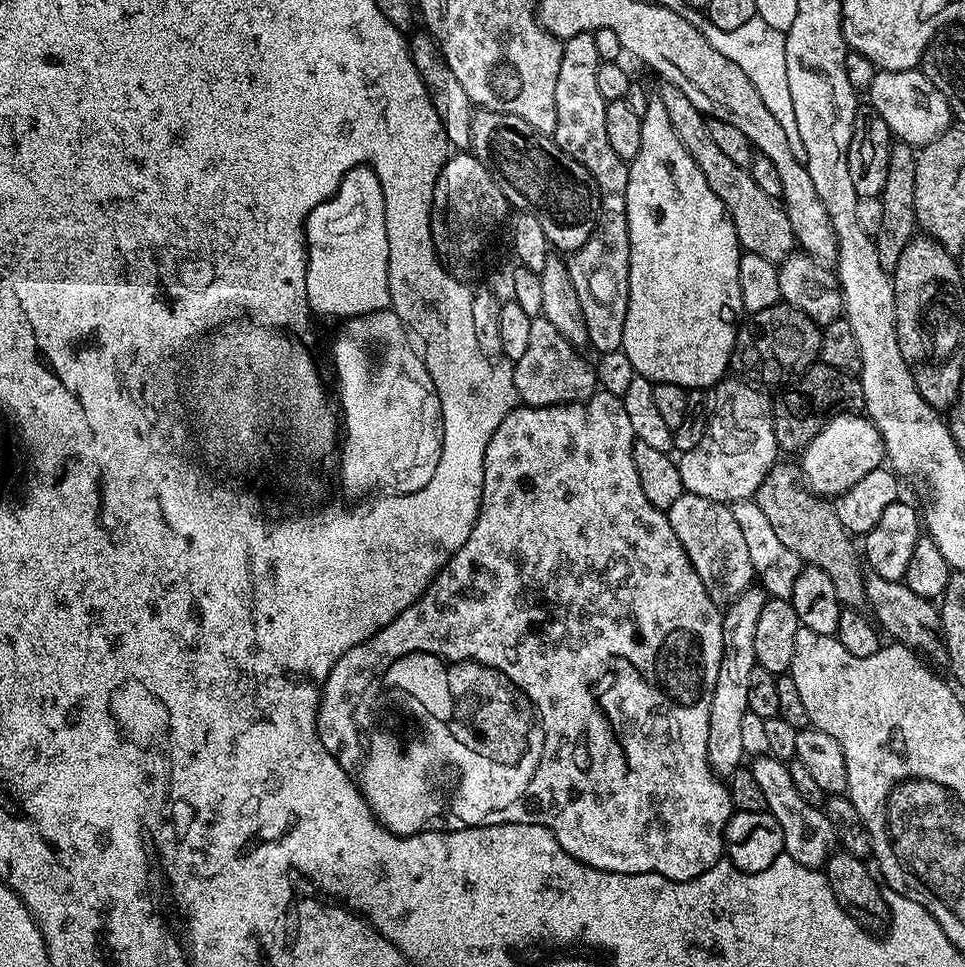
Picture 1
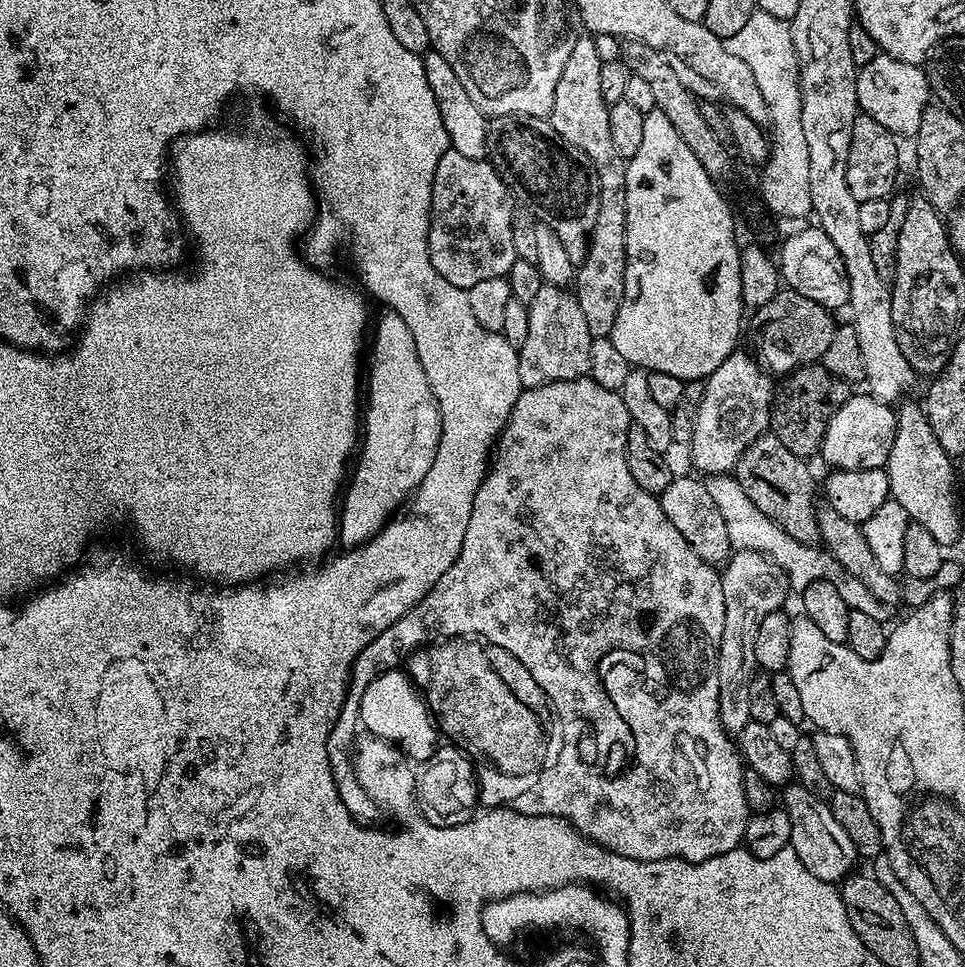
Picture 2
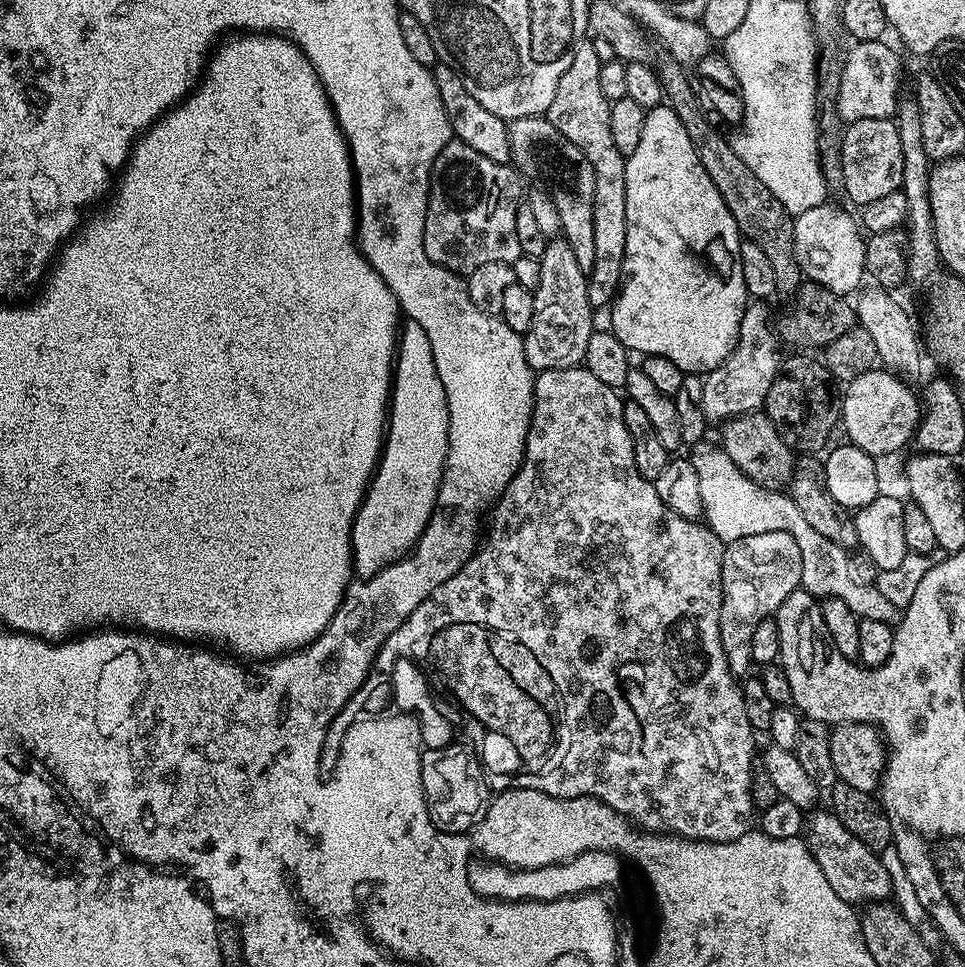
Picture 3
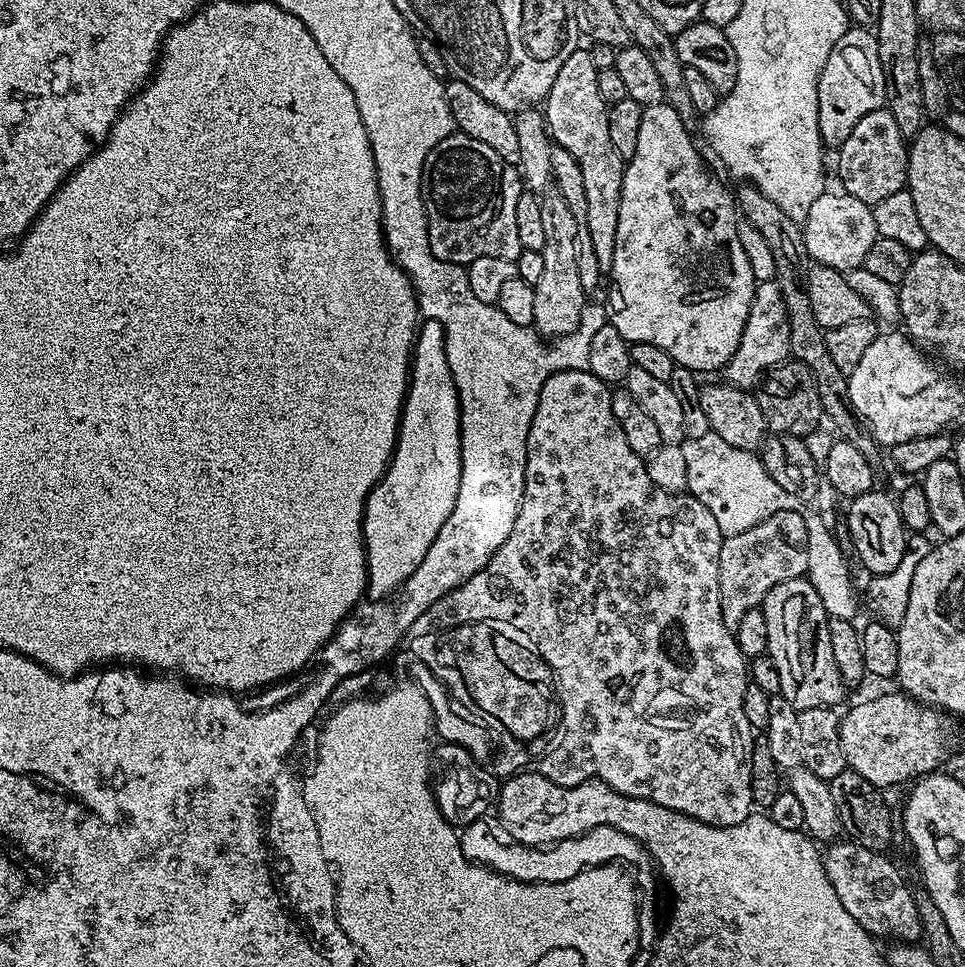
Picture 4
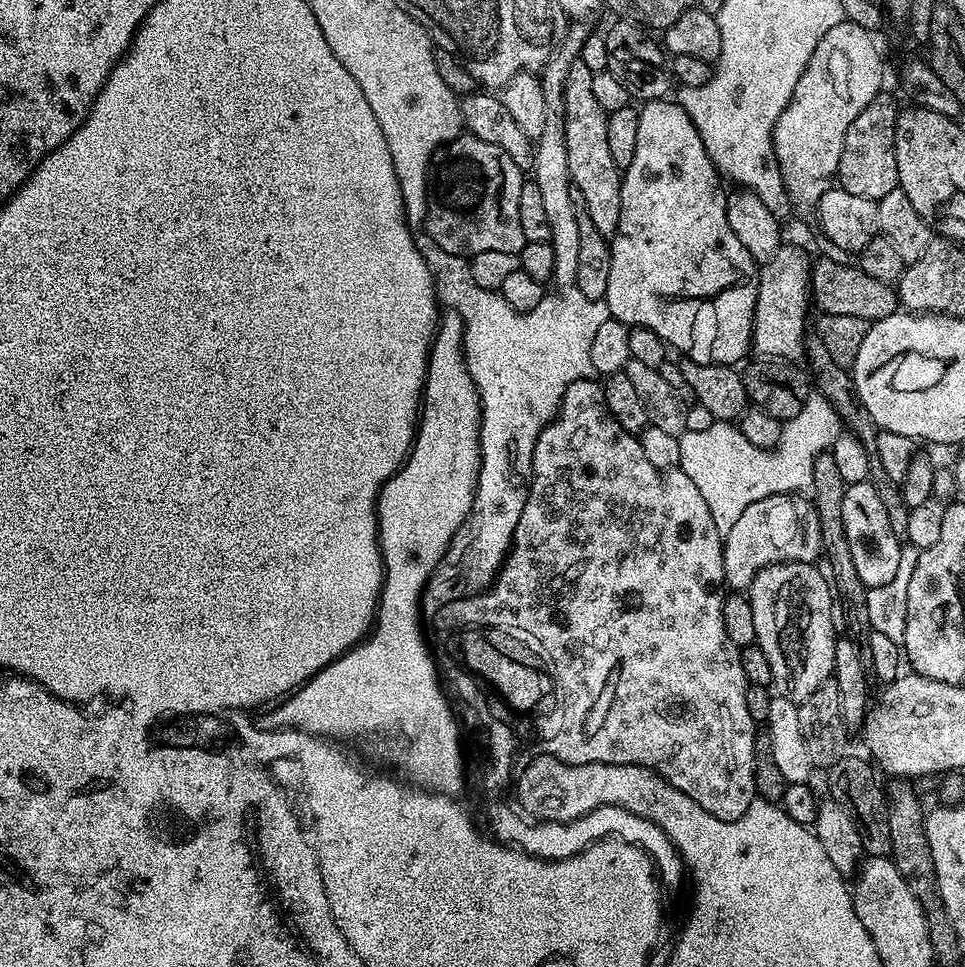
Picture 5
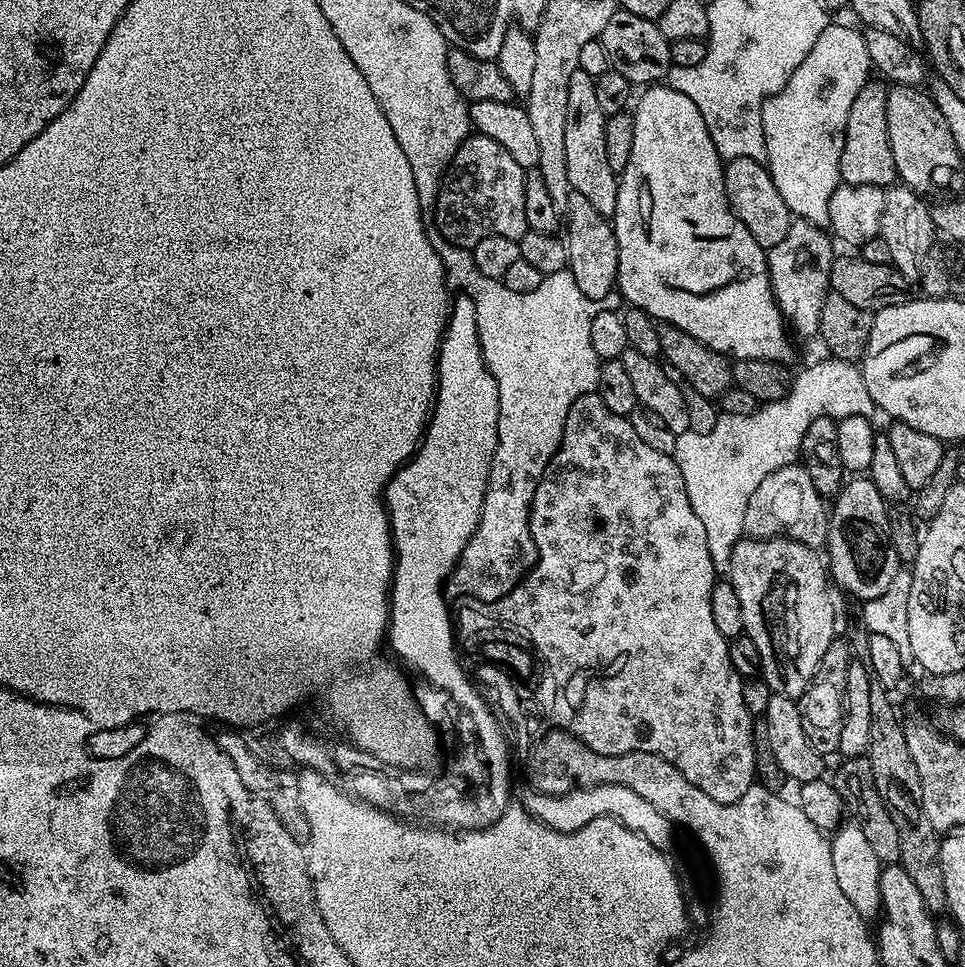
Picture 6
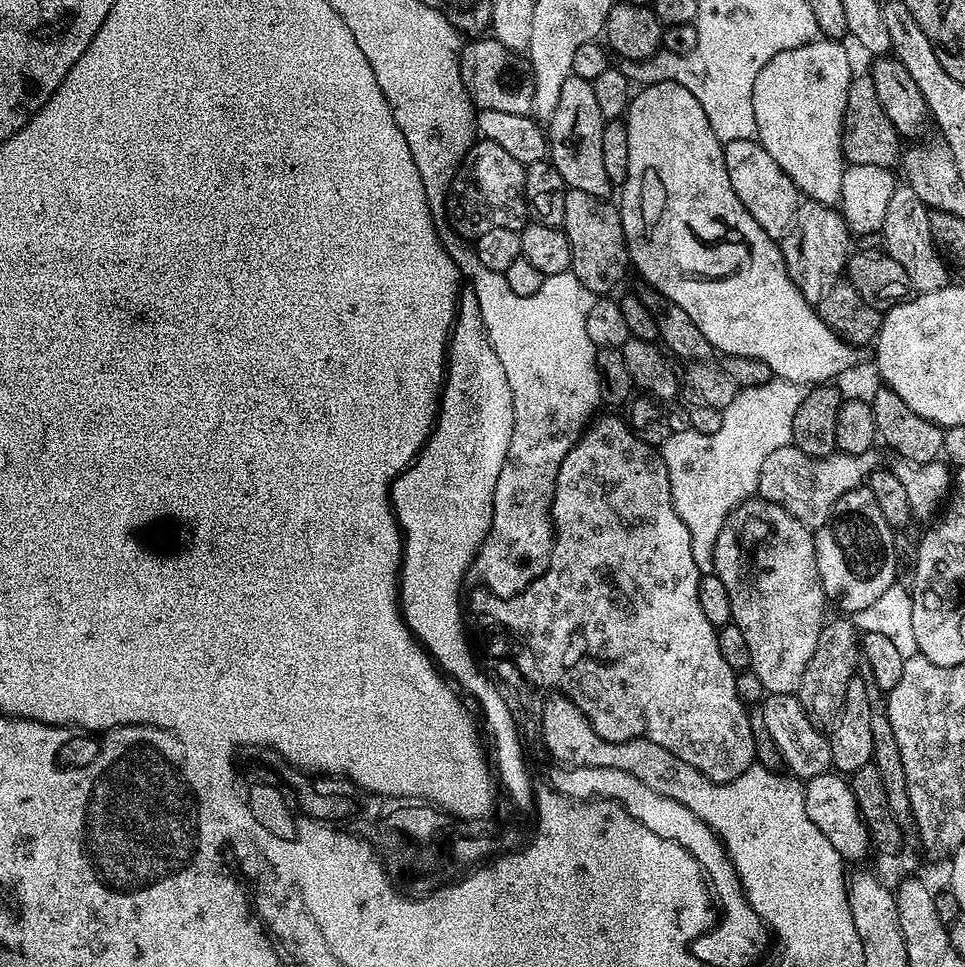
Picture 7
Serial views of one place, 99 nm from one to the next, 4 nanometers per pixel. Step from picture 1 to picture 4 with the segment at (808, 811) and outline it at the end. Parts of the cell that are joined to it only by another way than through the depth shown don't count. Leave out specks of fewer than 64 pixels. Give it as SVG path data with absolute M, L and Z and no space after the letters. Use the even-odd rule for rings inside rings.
M848 838L837 839L829 843L827 848L823 857L824 869L830 878L830 886L834 886L834 894L838 894L838 902L846 906L846 914L850 914L850 918L854 918L858 926L865 928L874 938L896 936L892 938L899 938L904 942L916 942L921 939L922 931L913 893L904 881L903 874L887 860L889 857L885 853L866 850L866 846L857 844Z

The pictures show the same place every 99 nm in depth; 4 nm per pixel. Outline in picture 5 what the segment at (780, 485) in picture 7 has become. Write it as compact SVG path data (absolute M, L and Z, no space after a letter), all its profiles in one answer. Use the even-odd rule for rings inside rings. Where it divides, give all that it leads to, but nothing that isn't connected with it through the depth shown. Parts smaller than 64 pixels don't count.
M804 494L767 496L758 502L750 502L750 506L742 510L742 518L738 518L738 522L723 533L722 543L724 583L732 590L746 590L754 582L757 572L767 564L785 564L791 560L803 564L819 561L822 556L822 530L816 505Z

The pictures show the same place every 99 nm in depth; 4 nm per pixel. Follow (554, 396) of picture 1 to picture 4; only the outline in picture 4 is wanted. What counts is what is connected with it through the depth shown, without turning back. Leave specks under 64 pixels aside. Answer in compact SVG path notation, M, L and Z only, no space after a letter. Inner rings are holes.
M555 190L543 193L542 227L546 233L546 246L542 254L542 278L538 278L534 294L534 328L541 337L569 336L580 325L586 303L586 290L582 278L578 278L578 226L580 223L570 214L566 198Z

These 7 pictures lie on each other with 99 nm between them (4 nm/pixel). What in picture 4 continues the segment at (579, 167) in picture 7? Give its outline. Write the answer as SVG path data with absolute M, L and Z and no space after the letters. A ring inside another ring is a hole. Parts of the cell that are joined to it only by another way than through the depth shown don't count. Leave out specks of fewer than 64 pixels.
M577 46L562 62L558 74L554 78L554 86L550 86L546 99L542 104L544 122L548 126L549 137L554 141L555 147L561 152L574 154L574 162L582 170L582 183L586 189L586 230L590 234L590 246L594 246L594 258L598 258L598 266L601 270L612 267L614 258L614 238L618 238L618 206L622 202L622 182L624 181L624 169L626 162L610 146L610 122L608 121L609 104L602 98L598 91L598 74L600 71L594 66L588 48Z

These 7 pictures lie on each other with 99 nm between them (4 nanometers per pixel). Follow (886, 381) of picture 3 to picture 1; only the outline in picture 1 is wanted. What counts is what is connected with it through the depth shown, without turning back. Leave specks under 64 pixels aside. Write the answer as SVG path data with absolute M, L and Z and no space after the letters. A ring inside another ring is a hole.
M864 414L833 416L828 425L802 449L800 458L798 467L807 491L821 498L841 496L854 486L854 482L866 478L870 470L881 467L886 460L880 432Z

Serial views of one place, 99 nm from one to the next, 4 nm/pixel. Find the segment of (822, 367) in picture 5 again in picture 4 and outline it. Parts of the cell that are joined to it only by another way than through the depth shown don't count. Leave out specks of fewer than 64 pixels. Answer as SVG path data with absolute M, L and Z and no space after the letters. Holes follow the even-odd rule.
M751 184L739 185L735 189L734 200L741 217L750 223L770 245L774 252L774 260L777 273L777 283L786 302L788 325L790 326L790 354L797 362L804 364L814 374L815 385L818 388L821 413L832 422L831 427L843 440L850 441L870 464L872 471L881 471L882 448L875 439L862 427L856 412L852 409L848 394L847 373L840 371L838 366L831 361L830 352L826 349L825 331L818 326L814 316L813 306L810 303L808 292L808 270L810 261L808 251L805 248L803 231L799 223L783 213L782 208L766 198Z

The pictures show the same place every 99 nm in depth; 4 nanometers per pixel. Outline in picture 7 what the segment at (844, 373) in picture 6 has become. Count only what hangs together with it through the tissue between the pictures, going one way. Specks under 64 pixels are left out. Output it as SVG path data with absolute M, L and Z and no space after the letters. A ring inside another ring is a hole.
M779 378L741 388L734 402L721 411L722 426L714 434L673 430L659 445L658 451L672 480L672 505L682 522L686 522L693 544L705 544L704 552L696 552L701 573L708 574L714 569L714 544L718 542L720 525L743 500L757 495L762 462L774 450L792 443L794 414L798 414L803 397L801 385Z

